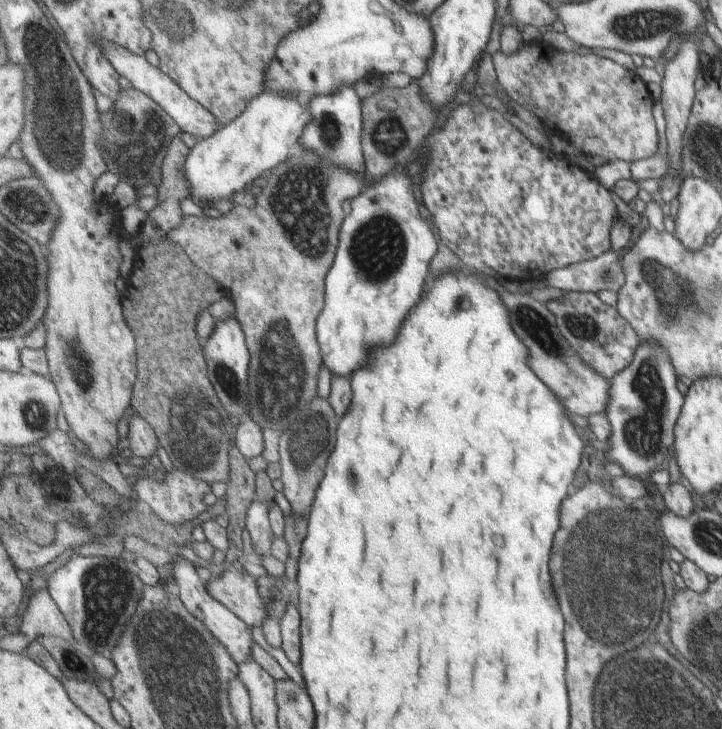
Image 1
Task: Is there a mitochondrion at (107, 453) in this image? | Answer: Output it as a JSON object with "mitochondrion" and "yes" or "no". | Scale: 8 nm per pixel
{"mitochondrion":"no"}

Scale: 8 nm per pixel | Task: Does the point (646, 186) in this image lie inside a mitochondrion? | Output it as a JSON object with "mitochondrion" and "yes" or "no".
{"mitochondrion":"no"}

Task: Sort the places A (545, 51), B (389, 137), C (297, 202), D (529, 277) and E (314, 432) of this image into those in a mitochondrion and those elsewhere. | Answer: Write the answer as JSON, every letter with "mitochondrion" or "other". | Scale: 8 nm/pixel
{"A":"other","B":"mitochondrion","C":"mitochondrion","D":"other","E":"mitochondrion"}

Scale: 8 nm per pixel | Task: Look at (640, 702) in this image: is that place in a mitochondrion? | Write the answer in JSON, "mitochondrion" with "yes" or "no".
{"mitochondrion":"yes"}

